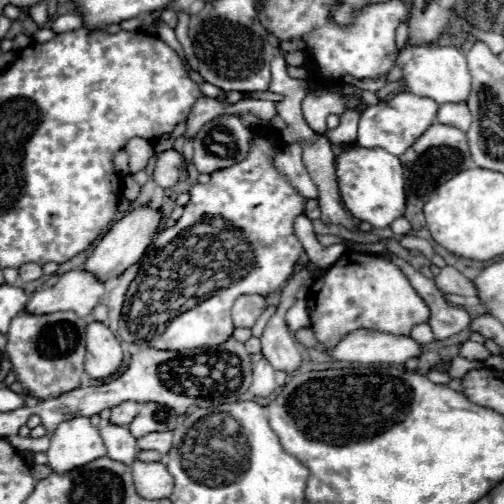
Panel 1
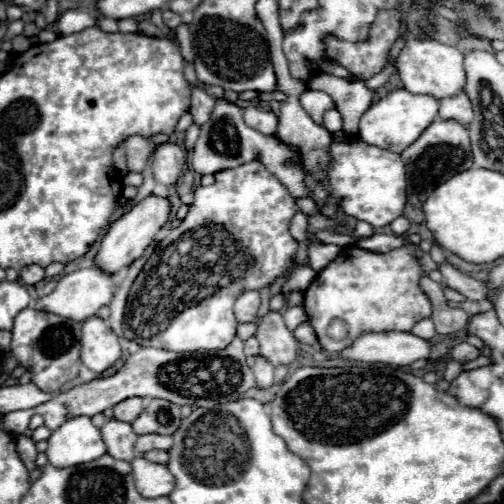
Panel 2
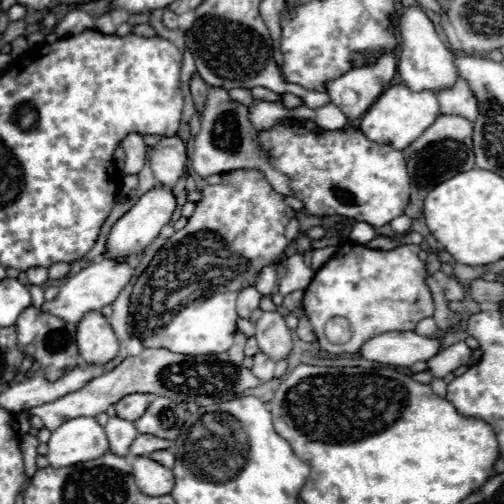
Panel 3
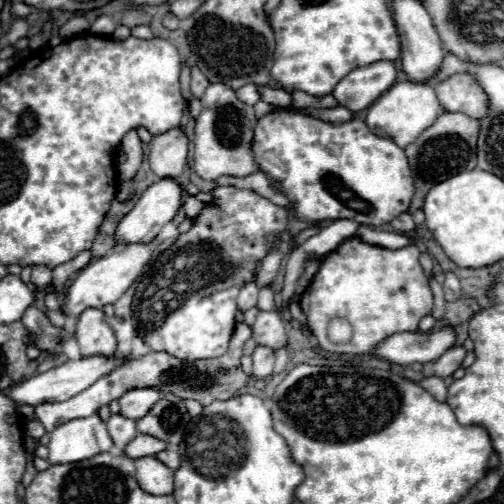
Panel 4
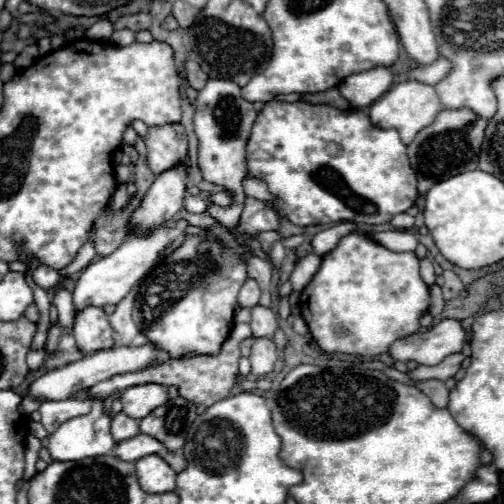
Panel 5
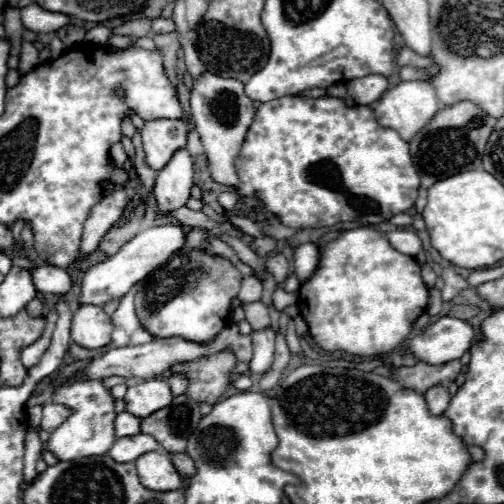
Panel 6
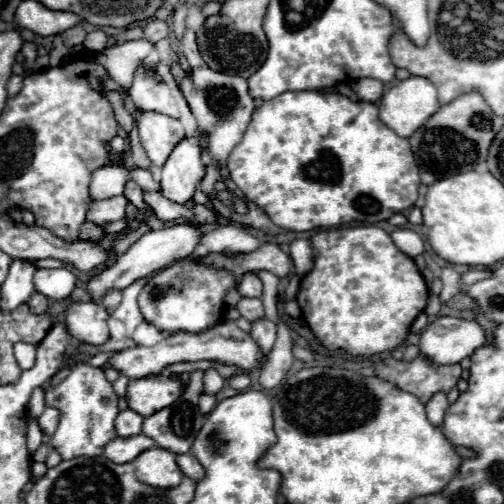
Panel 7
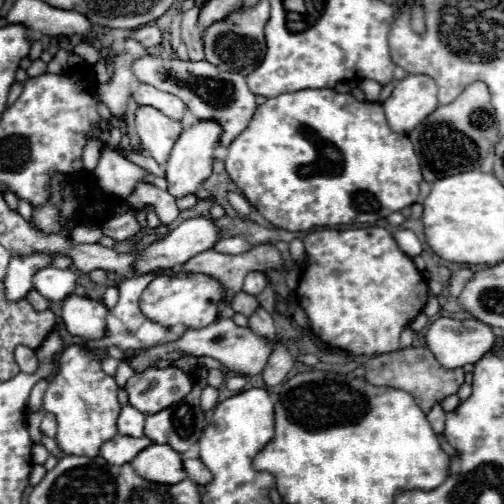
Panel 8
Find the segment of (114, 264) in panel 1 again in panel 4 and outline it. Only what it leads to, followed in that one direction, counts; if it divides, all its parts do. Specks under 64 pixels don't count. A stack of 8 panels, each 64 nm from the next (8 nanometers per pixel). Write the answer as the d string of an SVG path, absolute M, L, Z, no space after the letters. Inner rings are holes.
M174 178L154 182L138 200L138 204L120 220L118 242L150 242L160 228L170 222L182 206L182 186Z

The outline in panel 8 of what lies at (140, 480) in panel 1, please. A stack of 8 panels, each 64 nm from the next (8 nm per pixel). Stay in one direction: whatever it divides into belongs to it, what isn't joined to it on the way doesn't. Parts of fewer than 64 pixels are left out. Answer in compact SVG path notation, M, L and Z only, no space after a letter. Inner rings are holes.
M150 444L130 464L140 476L158 484L178 484L188 476L182 456L168 444Z

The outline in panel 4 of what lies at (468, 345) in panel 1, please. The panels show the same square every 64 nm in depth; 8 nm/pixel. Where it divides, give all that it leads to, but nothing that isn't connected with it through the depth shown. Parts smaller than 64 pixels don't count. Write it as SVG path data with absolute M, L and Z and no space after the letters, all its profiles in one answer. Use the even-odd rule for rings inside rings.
M462 346L450 348L450 350L448 350L448 352L446 352L446 354L440 358L440 360L424 364L424 368L422 368L422 374L424 374L424 376L448 378L448 376L452 376L452 374L458 370L458 366L462 364L464 356L466 356L466 350L464 350Z

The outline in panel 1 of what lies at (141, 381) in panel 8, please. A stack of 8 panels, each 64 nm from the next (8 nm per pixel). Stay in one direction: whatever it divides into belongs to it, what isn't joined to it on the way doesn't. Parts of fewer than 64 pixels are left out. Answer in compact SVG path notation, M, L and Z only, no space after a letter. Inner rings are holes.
M122 402L118 406L112 408L112 416L110 416L110 422L114 424L130 424L134 420L134 416L138 414L138 402Z

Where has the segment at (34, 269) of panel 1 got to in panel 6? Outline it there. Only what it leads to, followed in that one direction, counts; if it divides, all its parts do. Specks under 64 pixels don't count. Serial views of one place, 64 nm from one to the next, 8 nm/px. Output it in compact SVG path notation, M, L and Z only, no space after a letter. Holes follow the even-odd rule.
M40 266L32 272L34 286L42 294L54 294L58 298L66 296L72 288L72 278L64 268L58 266Z

